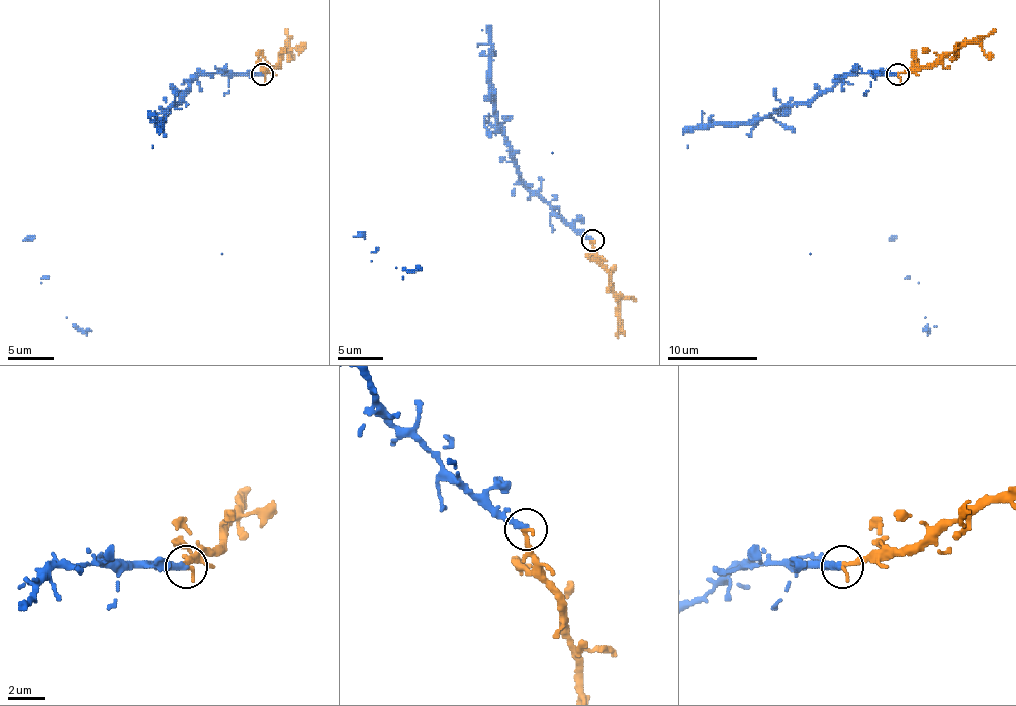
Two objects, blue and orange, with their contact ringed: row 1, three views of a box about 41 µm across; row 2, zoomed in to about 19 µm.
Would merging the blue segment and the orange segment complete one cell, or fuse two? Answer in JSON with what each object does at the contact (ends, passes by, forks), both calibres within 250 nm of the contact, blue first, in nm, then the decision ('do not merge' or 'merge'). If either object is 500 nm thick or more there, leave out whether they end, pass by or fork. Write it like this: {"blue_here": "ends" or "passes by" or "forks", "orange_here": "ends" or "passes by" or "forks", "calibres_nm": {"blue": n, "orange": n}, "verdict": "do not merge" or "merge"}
{"blue_here": "ends", "orange_here": "ends", "calibres_nm": {"blue": 360, "orange": 320}, "verdict": "merge"}

